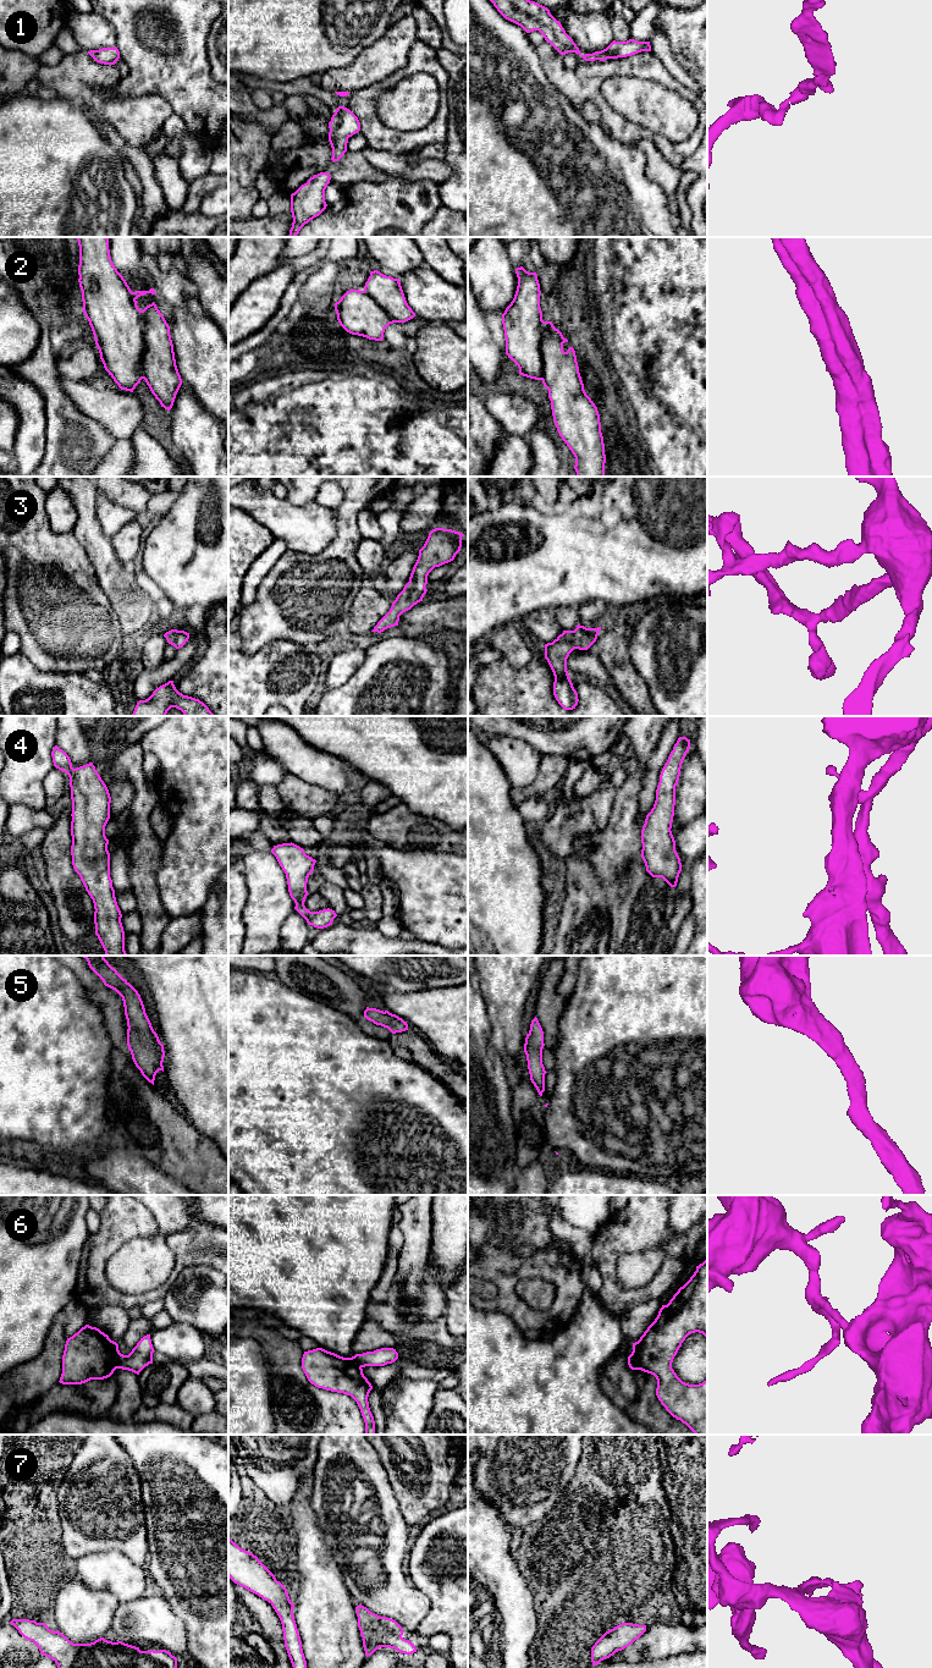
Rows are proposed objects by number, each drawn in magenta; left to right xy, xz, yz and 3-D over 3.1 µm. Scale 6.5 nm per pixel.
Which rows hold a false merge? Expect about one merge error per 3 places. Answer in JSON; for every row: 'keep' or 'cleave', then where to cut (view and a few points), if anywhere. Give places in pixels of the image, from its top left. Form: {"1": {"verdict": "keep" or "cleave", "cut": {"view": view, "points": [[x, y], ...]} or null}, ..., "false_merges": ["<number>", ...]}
{"1": {"verdict": "keep", "cut": null}, "2": {"verdict": "keep", "cut": null}, "3": {"verdict": "keep", "cut": null}, "4": {"verdict": "keep", "cut": null}, "5": {"verdict": "keep", "cut": null}, "6": {"verdict": "cleave", "cut": {"view": "xy", "points": [[120, 1353], [115, 1368]]}}, "7": {"verdict": "keep", "cut": null}, "false_merges": ["6"]}

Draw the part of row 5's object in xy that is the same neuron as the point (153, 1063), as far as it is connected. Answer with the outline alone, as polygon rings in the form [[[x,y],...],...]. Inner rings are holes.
[[[104,956],[81,957],[87,959],[89,968],[103,980],[105,986],[115,990],[122,997],[128,1026],[128,1050],[142,1075],[154,1085],[156,1073],[164,1072],[165,1051],[145,1013],[140,995],[109,964]]]

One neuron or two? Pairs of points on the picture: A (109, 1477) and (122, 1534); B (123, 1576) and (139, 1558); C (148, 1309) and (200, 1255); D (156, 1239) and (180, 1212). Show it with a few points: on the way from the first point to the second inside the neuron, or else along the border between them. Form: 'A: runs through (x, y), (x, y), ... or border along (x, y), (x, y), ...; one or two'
A: runs through (109, 1491), (109, 1514), (115, 1520); one
B: border along (109, 1550), (121, 1551), (144, 1569); two
C: border along (163, 1298), (149, 1300), (141, 1309); two
D: runs through (161, 1233), (174, 1218); one

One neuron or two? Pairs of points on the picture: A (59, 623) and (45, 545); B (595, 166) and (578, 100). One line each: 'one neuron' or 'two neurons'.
A: one neuron
B: two neurons

